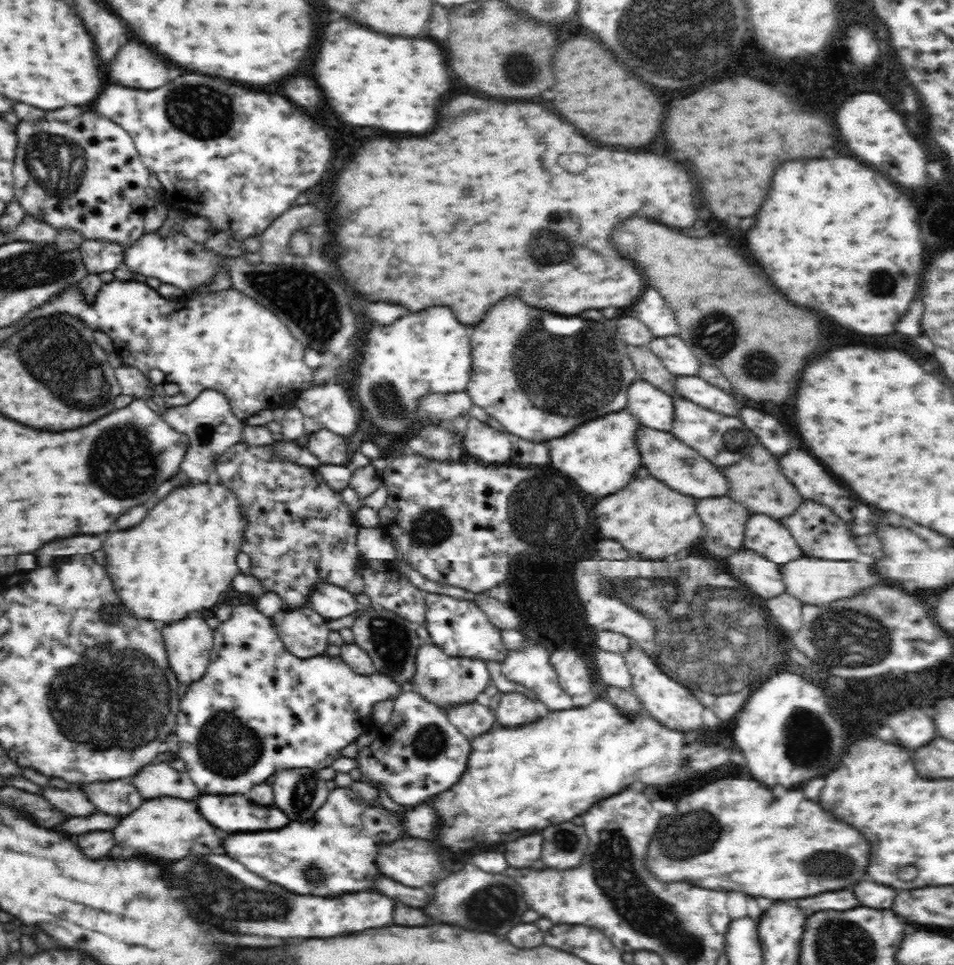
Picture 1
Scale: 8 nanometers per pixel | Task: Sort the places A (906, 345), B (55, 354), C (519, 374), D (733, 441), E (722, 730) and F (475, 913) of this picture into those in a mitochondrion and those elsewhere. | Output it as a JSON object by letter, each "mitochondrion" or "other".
{"A":"other","B":"mitochondrion","C":"mitochondrion","D":"mitochondrion","E":"other","F":"mitochondrion"}

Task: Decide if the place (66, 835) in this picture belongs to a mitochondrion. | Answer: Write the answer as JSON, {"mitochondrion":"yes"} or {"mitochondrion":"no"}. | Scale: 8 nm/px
{"mitochondrion":"no"}

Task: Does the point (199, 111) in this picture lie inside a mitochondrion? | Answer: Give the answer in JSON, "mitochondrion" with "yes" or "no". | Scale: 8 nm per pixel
{"mitochondrion":"yes"}

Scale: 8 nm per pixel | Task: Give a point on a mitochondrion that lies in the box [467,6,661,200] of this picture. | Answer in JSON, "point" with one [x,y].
{"point":[520,70]}

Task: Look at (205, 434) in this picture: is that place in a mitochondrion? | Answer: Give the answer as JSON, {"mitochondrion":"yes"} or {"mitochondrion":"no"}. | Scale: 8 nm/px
{"mitochondrion":"yes"}

